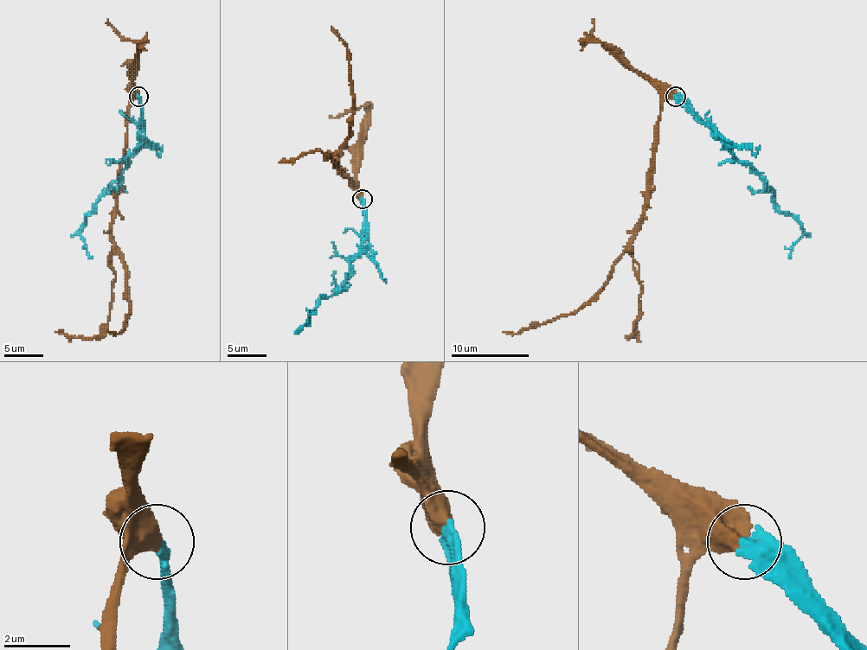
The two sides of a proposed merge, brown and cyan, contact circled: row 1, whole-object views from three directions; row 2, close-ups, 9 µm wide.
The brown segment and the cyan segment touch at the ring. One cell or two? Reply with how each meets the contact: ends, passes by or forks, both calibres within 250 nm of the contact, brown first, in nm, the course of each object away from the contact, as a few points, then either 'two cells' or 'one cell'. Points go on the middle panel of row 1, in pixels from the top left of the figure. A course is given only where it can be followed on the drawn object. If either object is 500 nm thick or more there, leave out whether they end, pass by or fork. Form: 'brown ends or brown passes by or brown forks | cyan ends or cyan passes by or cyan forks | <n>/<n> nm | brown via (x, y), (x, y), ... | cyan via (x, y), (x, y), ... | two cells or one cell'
550/440 nm | brown via (361, 199), (358, 191), (335, 166), (337, 155), (347, 144), (353, 96), (347, 46), (331, 26) | cyan via (362, 199), (362, 251), (335, 290), (316, 304), (316, 310), (304, 326), (316, 312) | one cell

